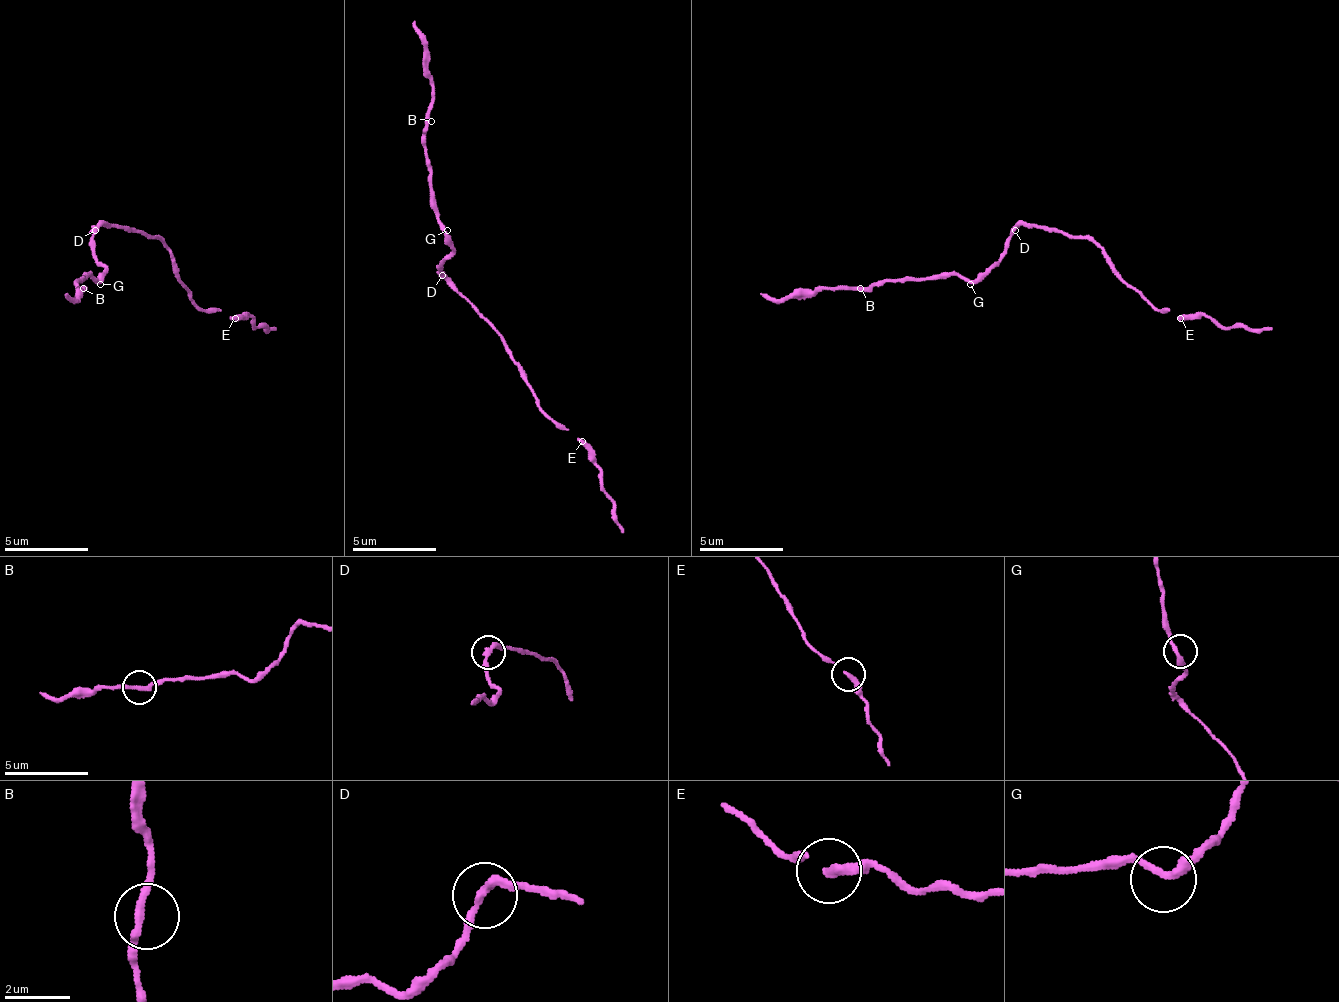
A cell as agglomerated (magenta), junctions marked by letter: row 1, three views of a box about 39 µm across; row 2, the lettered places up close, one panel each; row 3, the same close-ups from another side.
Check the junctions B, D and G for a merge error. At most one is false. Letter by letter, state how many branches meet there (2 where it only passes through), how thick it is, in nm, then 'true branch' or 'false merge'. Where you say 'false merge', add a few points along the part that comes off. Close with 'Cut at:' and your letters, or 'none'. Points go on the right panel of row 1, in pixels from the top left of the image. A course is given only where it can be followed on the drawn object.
B: 2 branches meet; 240 nm thick; true branch
D: 2 branches meet; 280 nm thick; true branch
G: 2 branches meet; 280 nm thick; true branch
Cut at: none

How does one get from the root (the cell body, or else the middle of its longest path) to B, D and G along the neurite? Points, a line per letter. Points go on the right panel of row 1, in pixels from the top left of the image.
B: (1033, 225), (1020, 225), (1008, 238), (1008, 250), (974, 280), (932, 275), (928, 280), (881, 280), (860, 288)
D: (1033, 225), (1020, 225), (1016, 229)
G: (1033, 225), (1020, 225), (1008, 238), (1008, 250), (970, 284)

